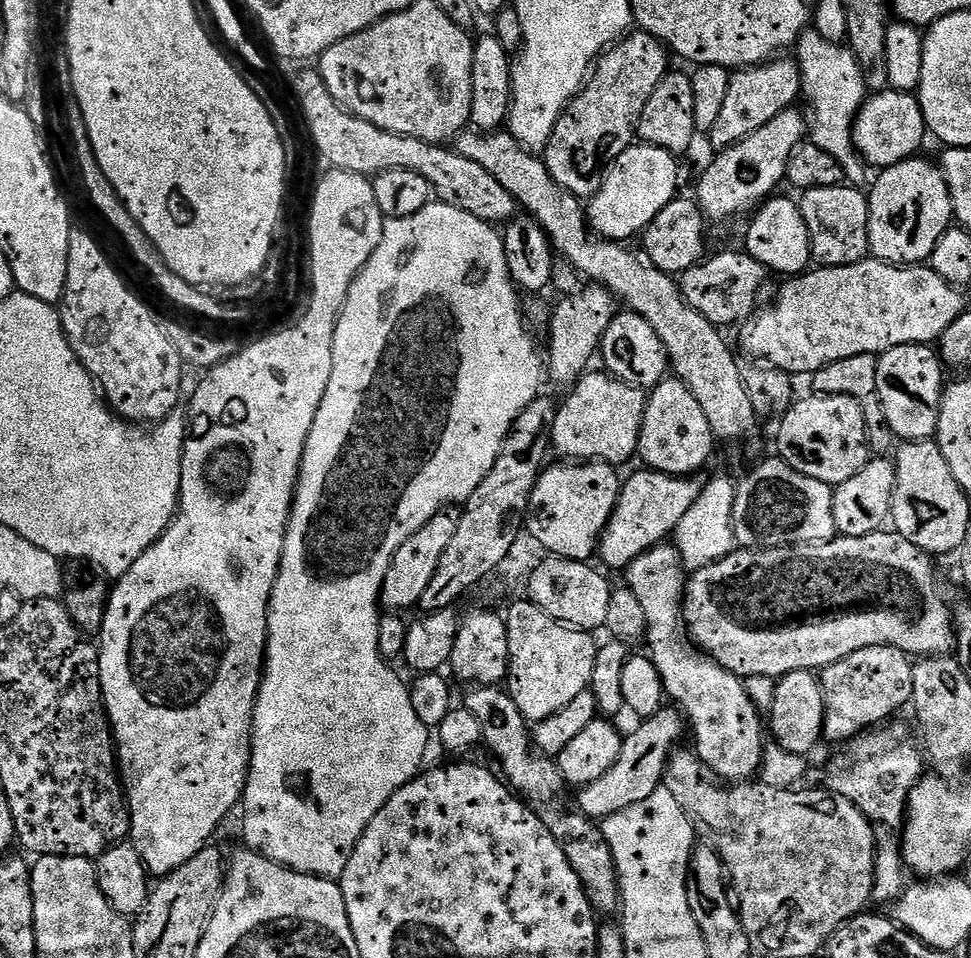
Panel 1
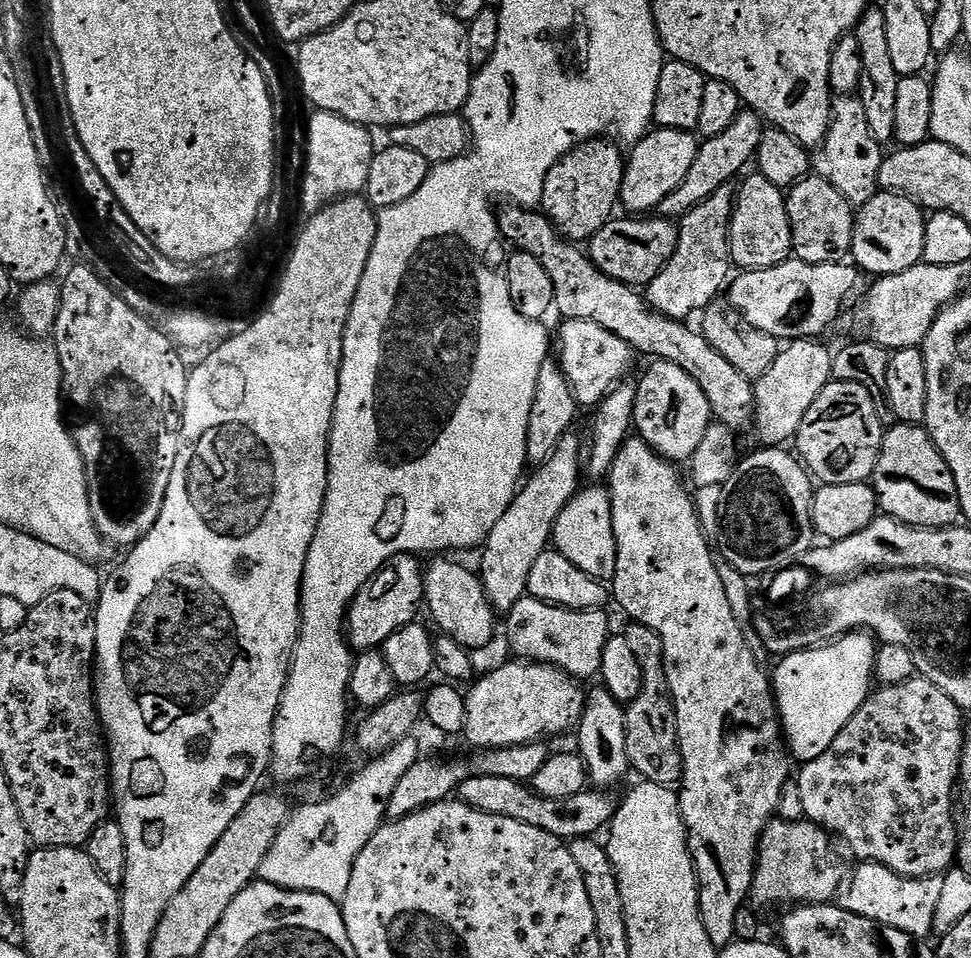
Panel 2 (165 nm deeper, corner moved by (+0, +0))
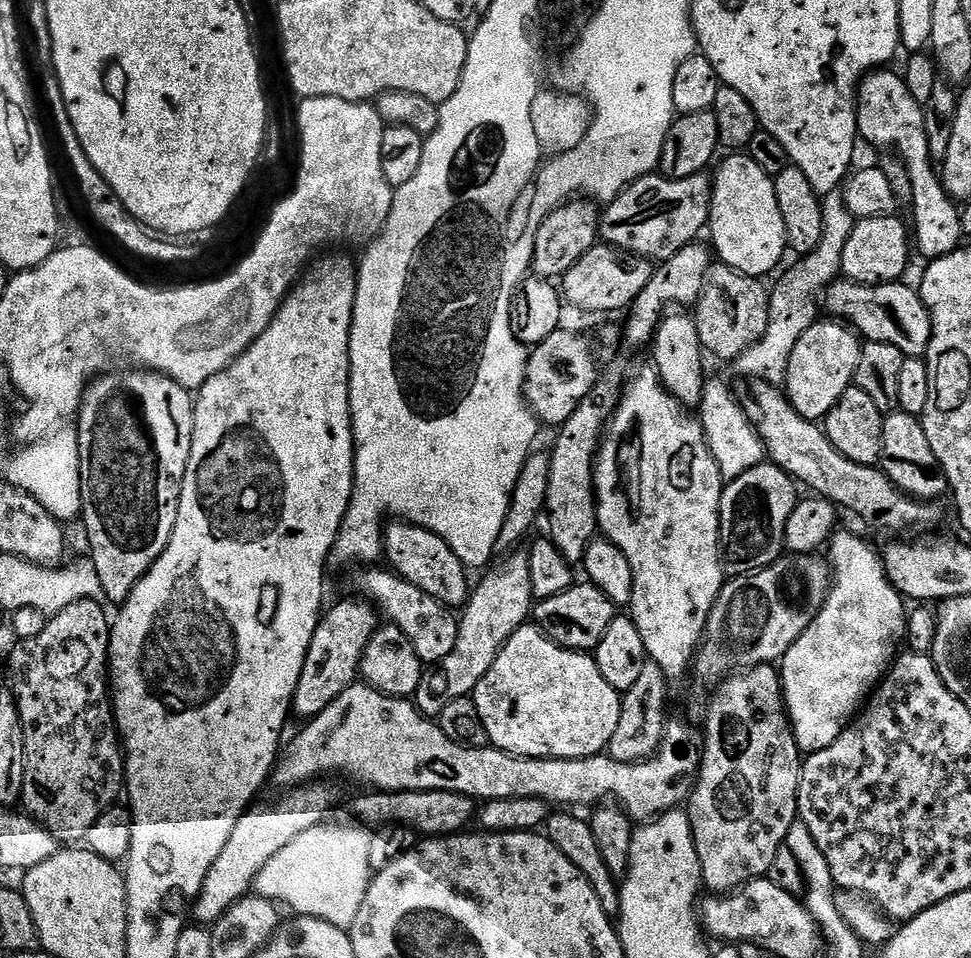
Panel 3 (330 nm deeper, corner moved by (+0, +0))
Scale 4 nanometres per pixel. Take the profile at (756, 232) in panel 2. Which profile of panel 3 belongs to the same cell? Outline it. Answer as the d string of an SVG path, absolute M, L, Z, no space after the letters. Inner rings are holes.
M728 154L722 160L712 185L711 247L719 263L727 268L747 276L767 277L767 272L774 271L784 252L789 251L786 222L782 222L782 210L778 210L776 181L747 154Z

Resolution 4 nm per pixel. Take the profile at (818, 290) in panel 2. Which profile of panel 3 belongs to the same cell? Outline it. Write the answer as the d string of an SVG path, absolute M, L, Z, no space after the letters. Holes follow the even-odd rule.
M847 278L837 279L829 286L826 293L826 308L833 317L847 322L865 341L886 342L890 346L898 346L906 358L920 358L927 353L932 337L932 316L924 304L919 291L905 282L895 284L855 284Z

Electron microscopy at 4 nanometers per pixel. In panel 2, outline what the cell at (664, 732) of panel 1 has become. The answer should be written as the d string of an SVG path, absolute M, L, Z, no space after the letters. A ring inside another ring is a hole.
M471 776L458 789L459 799L474 810L494 814L502 818L514 818L526 822L526 826L538 826L546 834L554 834L560 840L571 842L581 838L592 838L603 833L612 823L612 816L618 807L604 790L585 790L574 794L574 798L546 798L539 796L525 781L497 776Z

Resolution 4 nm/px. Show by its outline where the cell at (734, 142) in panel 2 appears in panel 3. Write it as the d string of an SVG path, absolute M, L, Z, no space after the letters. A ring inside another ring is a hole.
M699 172L690 178L681 180L663 181L664 188L656 188L655 175L644 176L641 180L635 180L629 184L623 192L610 201L608 209L603 209L600 217L599 239L614 248L620 248L624 252L633 252L635 256L645 256L653 262L663 262L678 254L688 244L697 239L700 231L707 229L712 215L712 185L714 183L711 175Z

